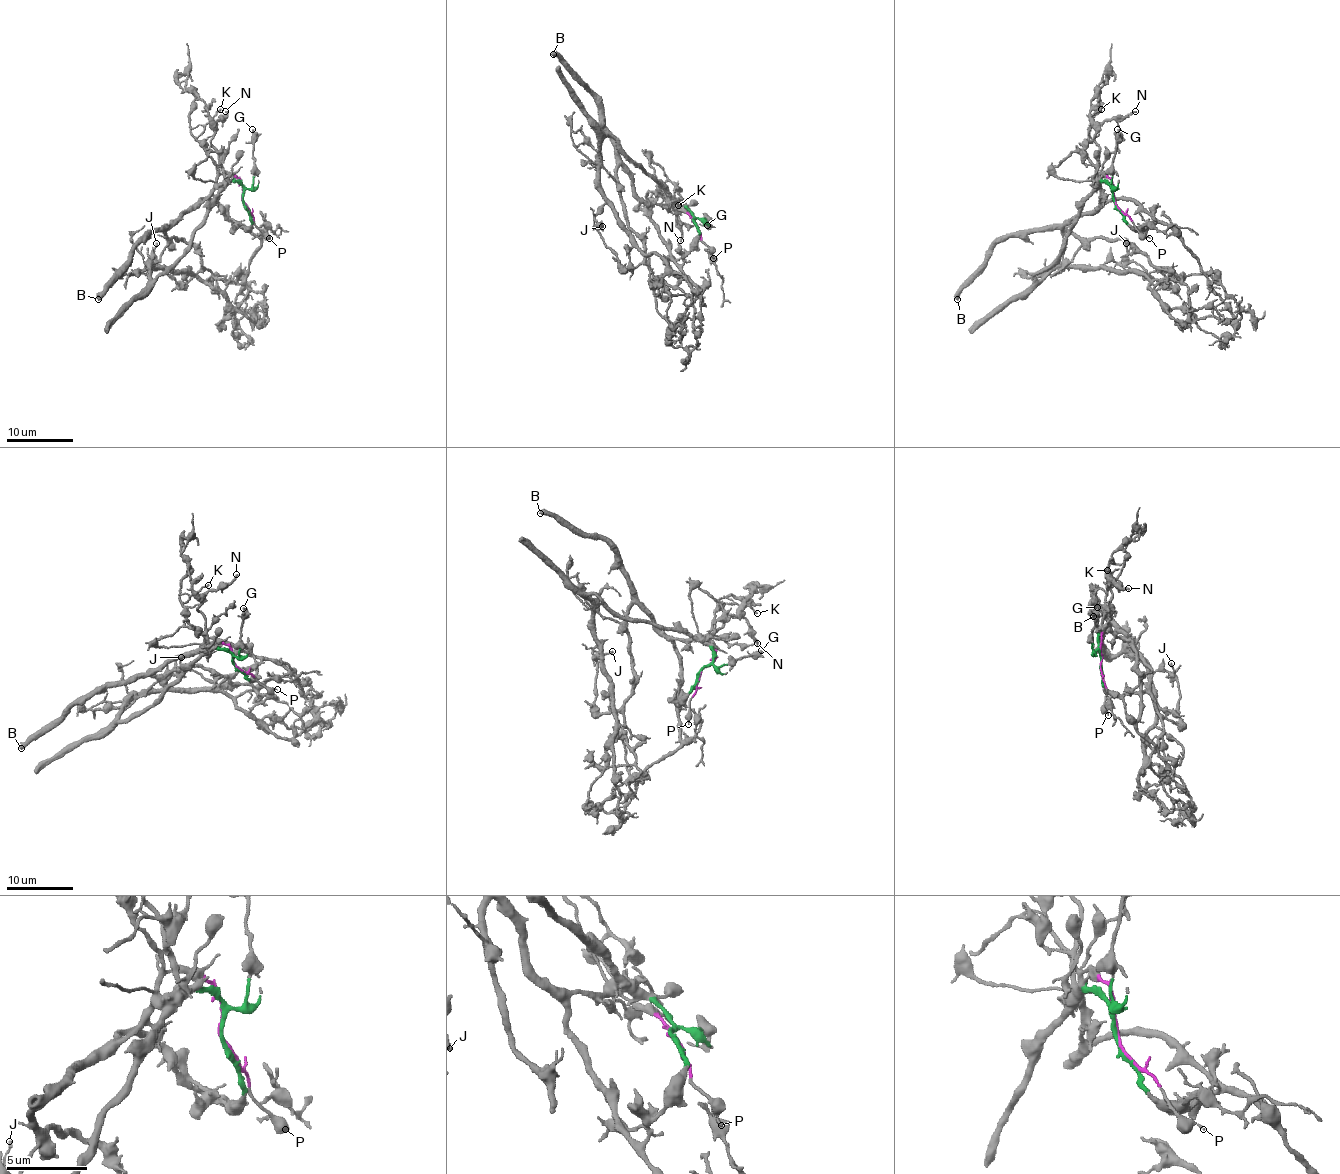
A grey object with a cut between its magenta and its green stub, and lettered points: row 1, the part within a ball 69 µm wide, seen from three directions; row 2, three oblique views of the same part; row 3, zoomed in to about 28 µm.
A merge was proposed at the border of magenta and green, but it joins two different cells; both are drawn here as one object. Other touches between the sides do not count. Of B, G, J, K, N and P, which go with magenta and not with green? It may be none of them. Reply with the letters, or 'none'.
B, J, P

